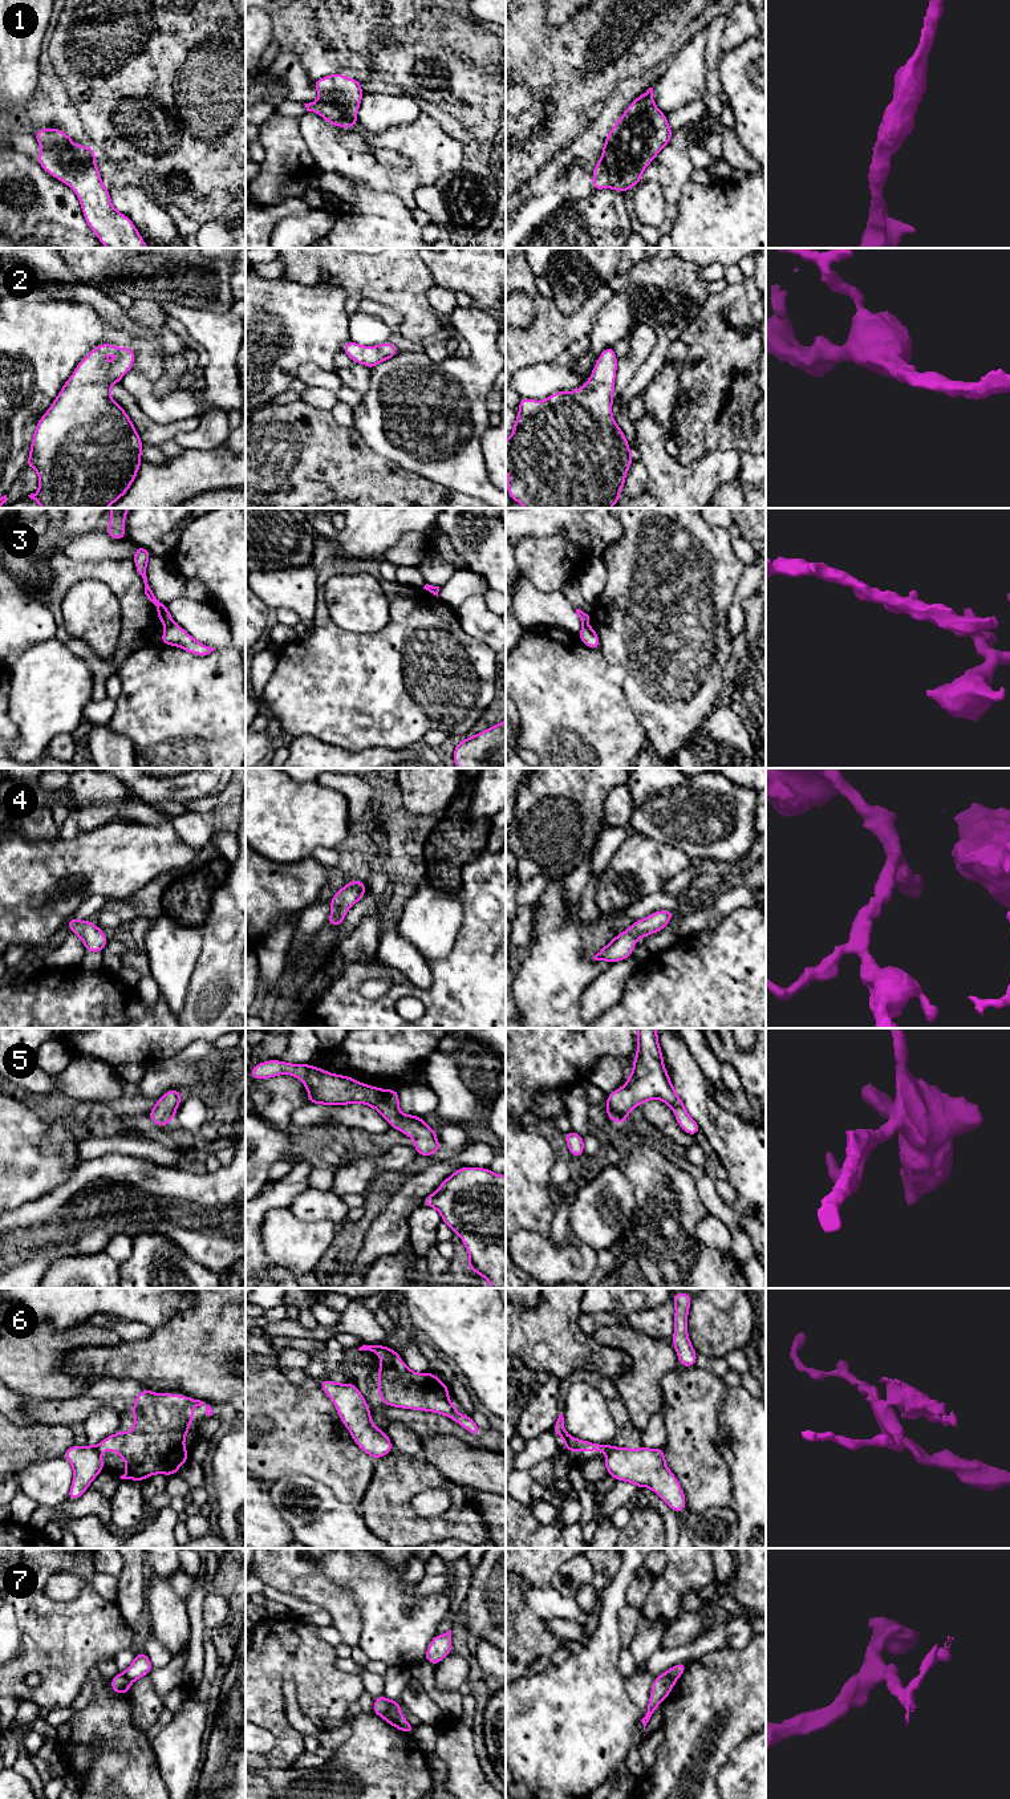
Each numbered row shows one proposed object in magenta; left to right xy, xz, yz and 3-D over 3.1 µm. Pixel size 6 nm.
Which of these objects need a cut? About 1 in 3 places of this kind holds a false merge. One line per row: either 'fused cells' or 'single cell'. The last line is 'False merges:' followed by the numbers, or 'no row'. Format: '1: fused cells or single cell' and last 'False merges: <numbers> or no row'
1: single cell
2: single cell
3: fused cells
4: single cell
5: single cell
6: fused cells
7: fused cells
False merges: 3, 6, 7

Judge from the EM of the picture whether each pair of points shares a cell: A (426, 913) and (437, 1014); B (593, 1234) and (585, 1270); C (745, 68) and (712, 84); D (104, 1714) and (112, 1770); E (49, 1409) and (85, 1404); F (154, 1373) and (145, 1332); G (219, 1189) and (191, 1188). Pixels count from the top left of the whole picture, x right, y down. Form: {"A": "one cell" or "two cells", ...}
{"A": "two cells", "B": "two cells", "C": "two cells", "D": "one cell", "E": "one cell", "F": "two cells", "G": "one cell"}

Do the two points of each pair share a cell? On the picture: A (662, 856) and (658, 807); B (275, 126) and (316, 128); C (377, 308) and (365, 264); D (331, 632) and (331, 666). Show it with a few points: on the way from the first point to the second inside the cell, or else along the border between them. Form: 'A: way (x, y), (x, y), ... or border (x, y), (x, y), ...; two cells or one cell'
A: border (633, 829), (670, 844), (689, 857); two cells
B: border (299, 118), (301, 138), (312, 155); two cells
C: border (361, 299), (377, 300), (402, 315); two cells
D: way (331, 640), (331, 658); one cell

